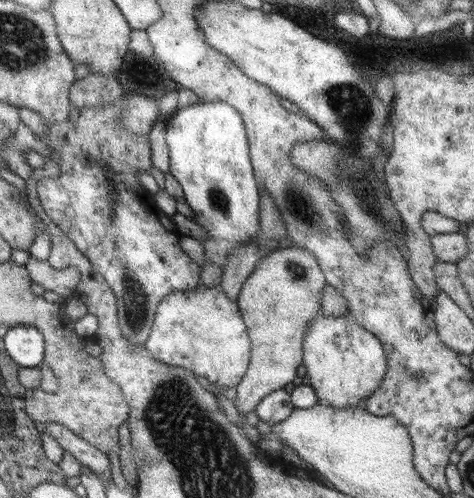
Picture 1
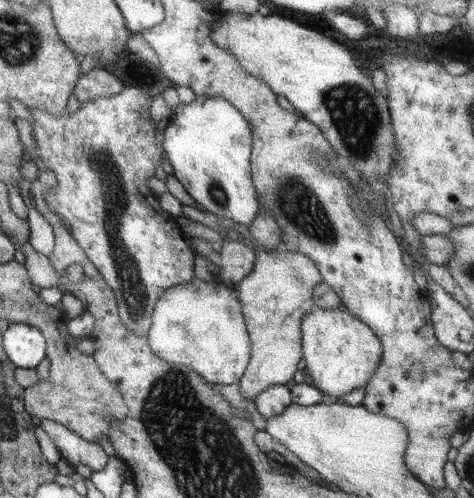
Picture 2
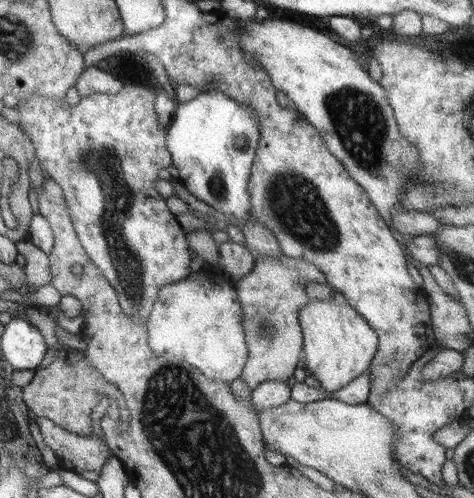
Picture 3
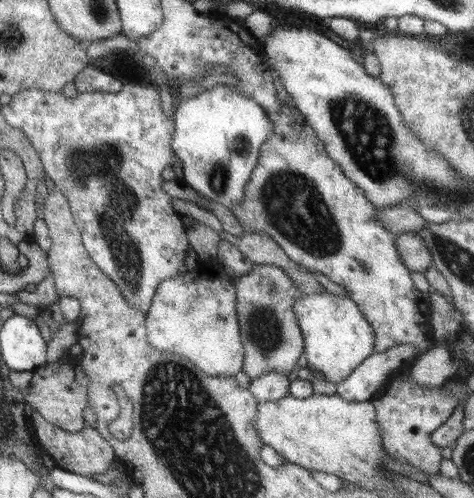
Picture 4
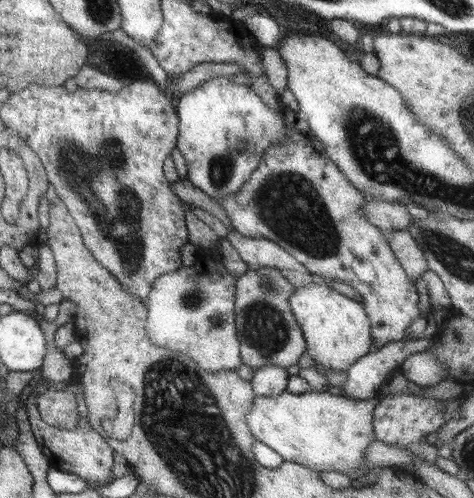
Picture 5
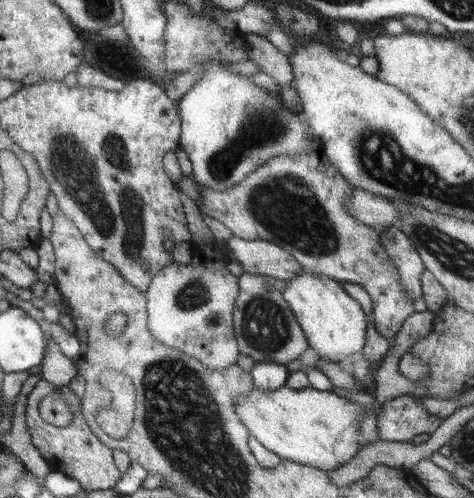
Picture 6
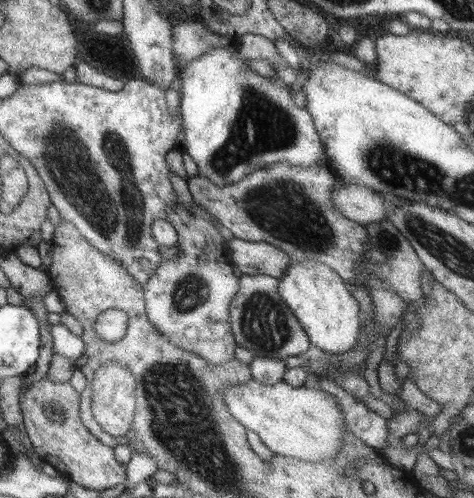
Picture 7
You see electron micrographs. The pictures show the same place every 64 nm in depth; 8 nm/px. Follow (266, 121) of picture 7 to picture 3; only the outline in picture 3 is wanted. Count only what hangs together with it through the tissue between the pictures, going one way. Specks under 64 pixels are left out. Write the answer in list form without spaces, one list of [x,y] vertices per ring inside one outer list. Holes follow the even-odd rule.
[[[213,88],[175,106],[167,144],[175,162],[177,180],[181,180],[183,188],[217,212],[233,214],[239,224],[245,224],[249,216],[249,194],[245,188],[251,178],[259,140],[261,128],[257,114],[237,104],[235,98],[229,98],[219,88]]]

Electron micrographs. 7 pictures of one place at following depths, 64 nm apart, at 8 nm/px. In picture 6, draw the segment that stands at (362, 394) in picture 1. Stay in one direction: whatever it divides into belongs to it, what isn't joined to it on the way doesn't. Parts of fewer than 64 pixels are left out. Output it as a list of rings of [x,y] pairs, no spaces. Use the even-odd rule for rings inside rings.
[[[301,268],[295,278],[285,280],[283,300],[289,304],[297,324],[303,328],[309,346],[317,350],[323,360],[339,362],[341,358],[363,350],[367,320],[361,306],[343,290],[339,280],[315,270]]]

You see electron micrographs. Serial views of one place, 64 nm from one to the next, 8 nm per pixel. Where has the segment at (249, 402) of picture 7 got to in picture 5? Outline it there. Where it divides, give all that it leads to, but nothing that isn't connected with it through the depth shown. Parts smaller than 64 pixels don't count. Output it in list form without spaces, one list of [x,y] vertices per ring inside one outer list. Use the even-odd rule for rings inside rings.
[[[397,366],[385,374],[385,382],[381,382],[379,392],[369,400],[351,400],[343,396],[333,396],[329,392],[303,392],[291,394],[281,392],[277,396],[257,396],[253,398],[249,410],[245,412],[245,424],[249,426],[255,440],[269,446],[277,452],[285,462],[295,462],[315,472],[351,472],[361,466],[363,450],[375,440],[373,438],[373,410],[379,400],[397,394],[411,394],[409,390],[417,390],[425,398],[453,400],[457,388],[453,382],[445,382],[441,386],[417,386],[409,382]]]

